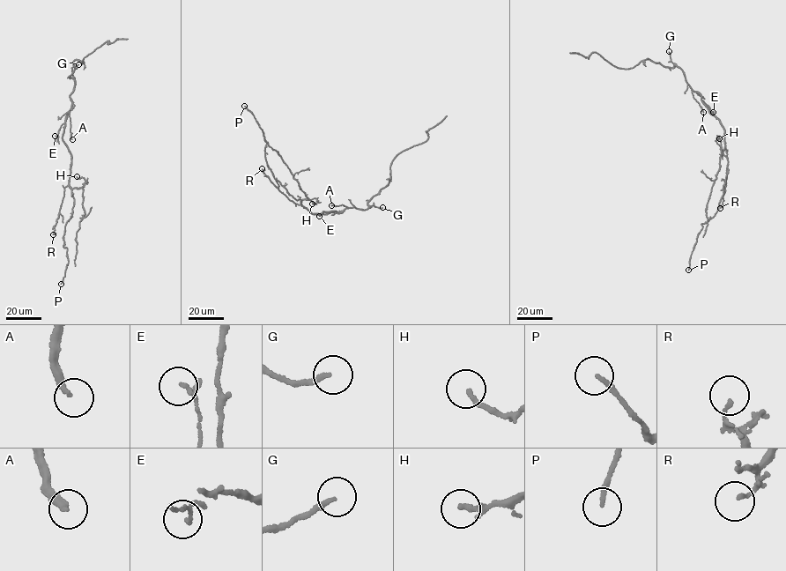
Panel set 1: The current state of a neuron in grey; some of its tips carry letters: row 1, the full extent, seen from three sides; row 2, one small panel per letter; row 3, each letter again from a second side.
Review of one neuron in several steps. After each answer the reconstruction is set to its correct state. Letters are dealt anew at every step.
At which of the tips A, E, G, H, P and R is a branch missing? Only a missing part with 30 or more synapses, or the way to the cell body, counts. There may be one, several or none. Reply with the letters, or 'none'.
none

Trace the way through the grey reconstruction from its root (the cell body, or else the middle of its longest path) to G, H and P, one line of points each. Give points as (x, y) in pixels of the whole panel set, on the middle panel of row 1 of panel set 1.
G: (323, 211), (339, 213), (352, 207), (364, 210), (372, 205), (382, 207)
H: (323, 211), (320, 215), (311, 213), (300, 203), (306, 199), (317, 200), (312, 203)
P: (323, 211), (311, 213), (274, 177), (265, 159), (267, 142), (254, 116), (244, 106)

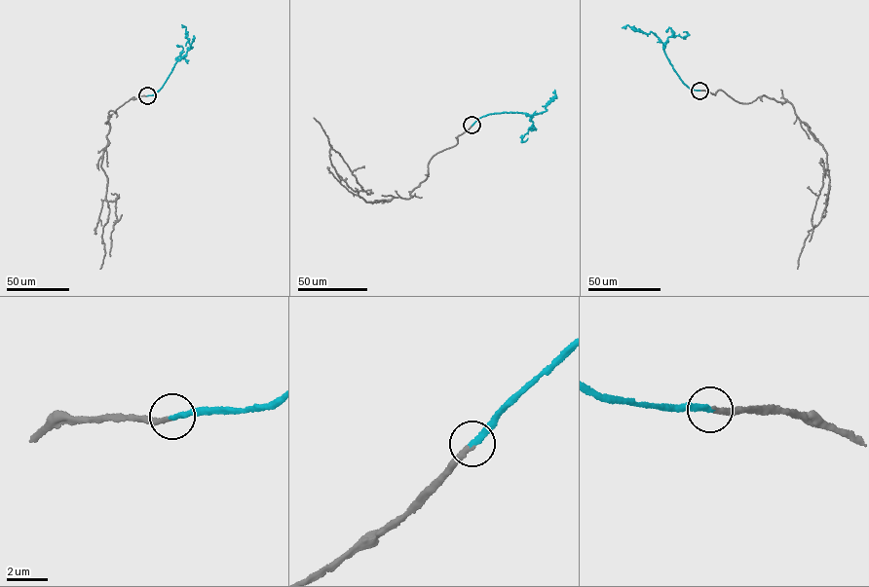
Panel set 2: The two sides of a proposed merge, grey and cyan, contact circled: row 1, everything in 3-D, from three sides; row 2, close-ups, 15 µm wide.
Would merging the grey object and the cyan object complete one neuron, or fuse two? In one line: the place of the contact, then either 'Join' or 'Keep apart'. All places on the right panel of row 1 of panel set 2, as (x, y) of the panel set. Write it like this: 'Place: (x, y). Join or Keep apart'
Place: (699, 91). Join

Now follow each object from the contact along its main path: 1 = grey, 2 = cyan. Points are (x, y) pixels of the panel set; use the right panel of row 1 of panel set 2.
1: (699, 91), (715, 94), (720, 90), (746, 103), (764, 95), (786, 100), (822, 146), (829, 189), (797, 269)
2: (699, 91), (692, 90), (682, 82), (660, 39), (653, 32), (645, 33), (627, 25), (622, 27)

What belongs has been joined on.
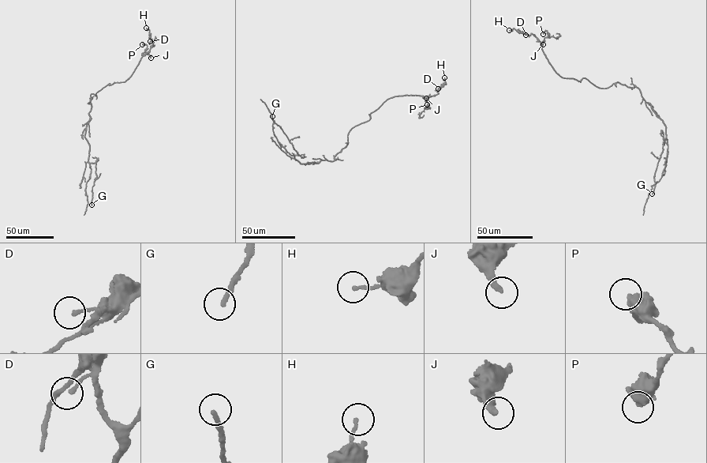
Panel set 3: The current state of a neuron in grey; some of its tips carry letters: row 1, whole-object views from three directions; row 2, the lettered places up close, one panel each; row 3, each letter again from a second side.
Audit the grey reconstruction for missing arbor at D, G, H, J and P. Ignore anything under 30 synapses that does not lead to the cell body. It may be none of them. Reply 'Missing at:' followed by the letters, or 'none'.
Missing at: G

